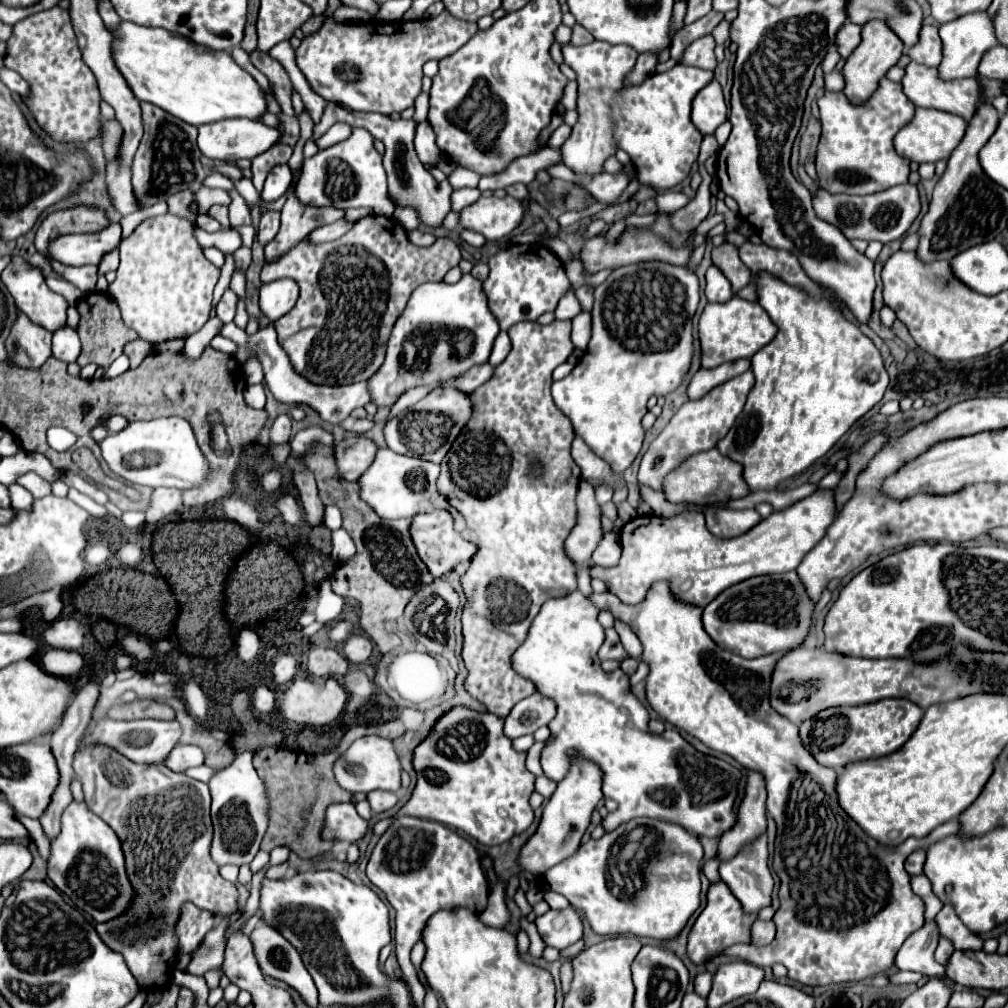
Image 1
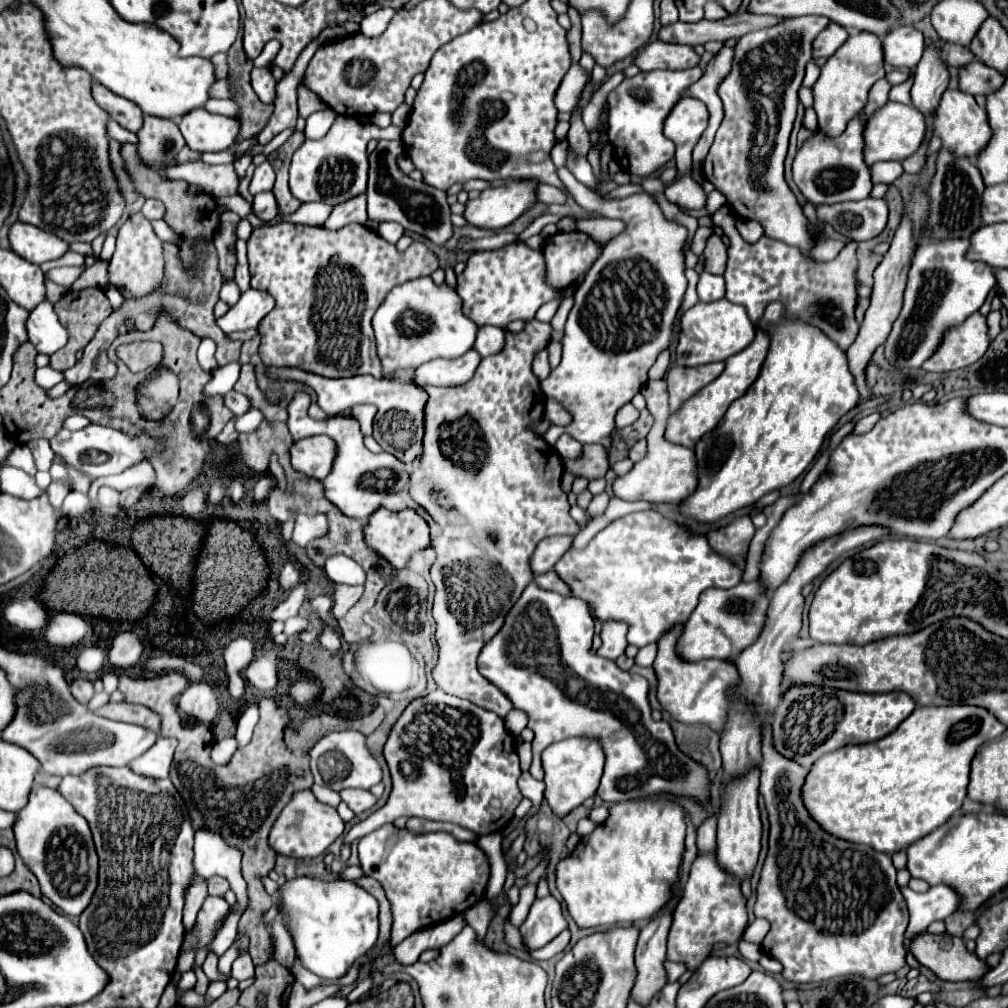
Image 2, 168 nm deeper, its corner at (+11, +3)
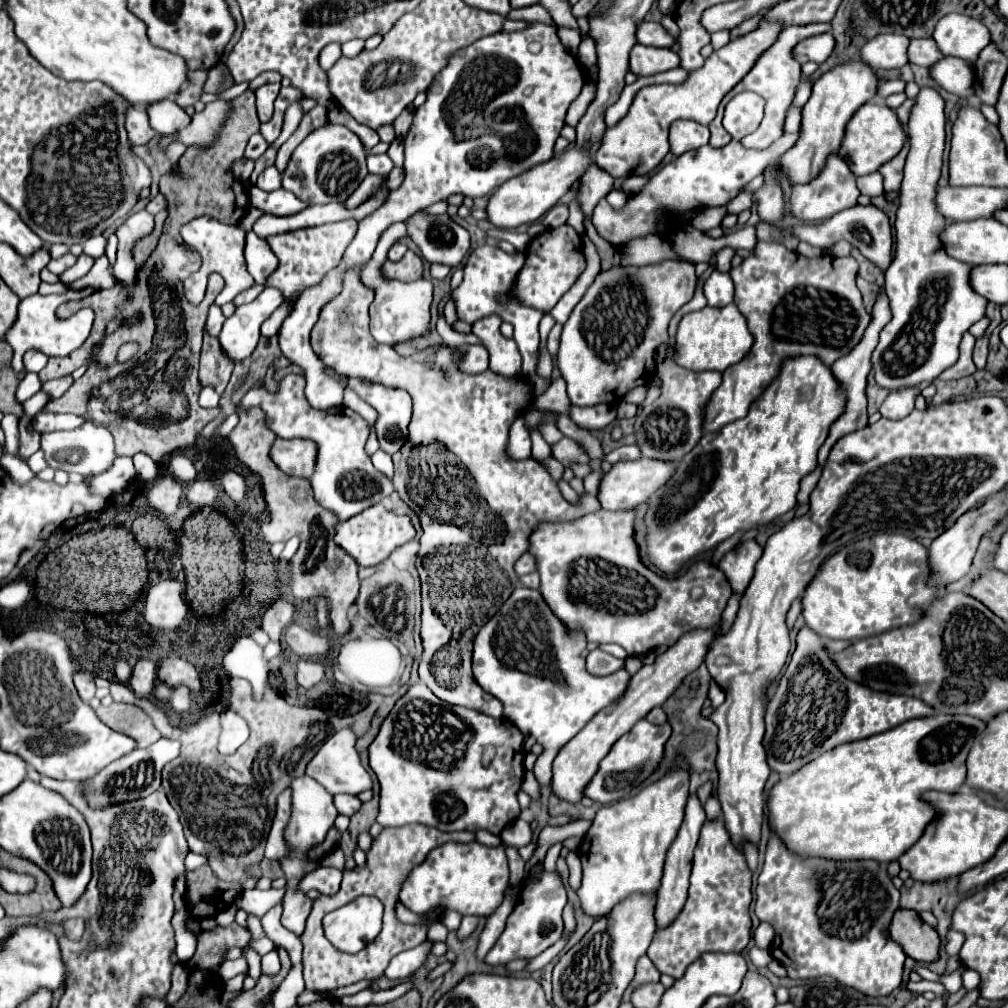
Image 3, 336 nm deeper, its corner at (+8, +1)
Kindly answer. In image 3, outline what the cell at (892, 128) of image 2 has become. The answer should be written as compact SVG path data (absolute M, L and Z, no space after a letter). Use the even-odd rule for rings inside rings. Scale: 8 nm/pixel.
M868 102L848 122L844 144L840 146L838 154L848 158L848 164L856 176L864 176L864 174L872 174L880 170L882 164L892 160L904 148L906 140L908 140L908 134L902 122L898 120L896 112L882 102Z

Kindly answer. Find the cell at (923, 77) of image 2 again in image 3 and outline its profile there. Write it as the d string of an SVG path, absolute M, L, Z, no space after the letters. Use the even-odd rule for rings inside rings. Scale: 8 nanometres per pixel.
M930 86L920 88L920 94L916 96L916 102L910 110L908 120L908 136L910 136L910 152L906 158L906 170L904 180L900 188L900 208L896 218L896 254L892 264L886 270L886 294L890 298L890 310L892 320L884 326L880 334L880 344L876 346L876 352L872 354L872 368L876 382L884 388L896 390L900 386L914 386L920 382L932 382L938 378L938 374L952 366L958 360L958 346L962 340L962 334L978 322L986 314L988 300L970 284L970 272L972 266L964 264L944 252L940 246L940 234L944 232L946 218L940 216L936 208L936 188L940 178L940 166L942 166L942 152L946 142L946 114L944 114L944 98ZM884 352L894 352L892 358L884 358Z

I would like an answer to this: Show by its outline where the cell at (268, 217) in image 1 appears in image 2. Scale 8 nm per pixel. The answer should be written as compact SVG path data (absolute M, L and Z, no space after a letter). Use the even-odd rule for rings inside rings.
M261 192L253 200L253 212L257 218L269 222L277 216L277 200L271 192Z

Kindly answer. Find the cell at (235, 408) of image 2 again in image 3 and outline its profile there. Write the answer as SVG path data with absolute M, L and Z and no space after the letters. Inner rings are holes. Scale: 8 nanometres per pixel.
M286 376L280 382L278 394L268 394L264 388L250 390L236 402L234 408L246 412L256 406L266 412L268 426L280 438L308 438L318 444L318 464L316 472L310 478L314 498L320 506L336 512L340 522L356 516L358 512L364 512L366 508L374 506L384 496L390 496L394 492L392 480L372 466L370 456L364 450L368 438L368 424L360 418L360 414L344 406L330 410L314 410L304 396L304 376Z

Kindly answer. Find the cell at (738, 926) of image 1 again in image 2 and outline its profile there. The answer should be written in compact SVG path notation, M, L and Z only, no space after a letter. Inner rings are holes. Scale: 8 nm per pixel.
M715 850L697 854L689 878L683 888L683 898L673 912L673 926L667 942L667 960L683 962L687 970L695 970L719 942L735 944L747 926L745 896L741 894L739 880L723 870L717 862Z

